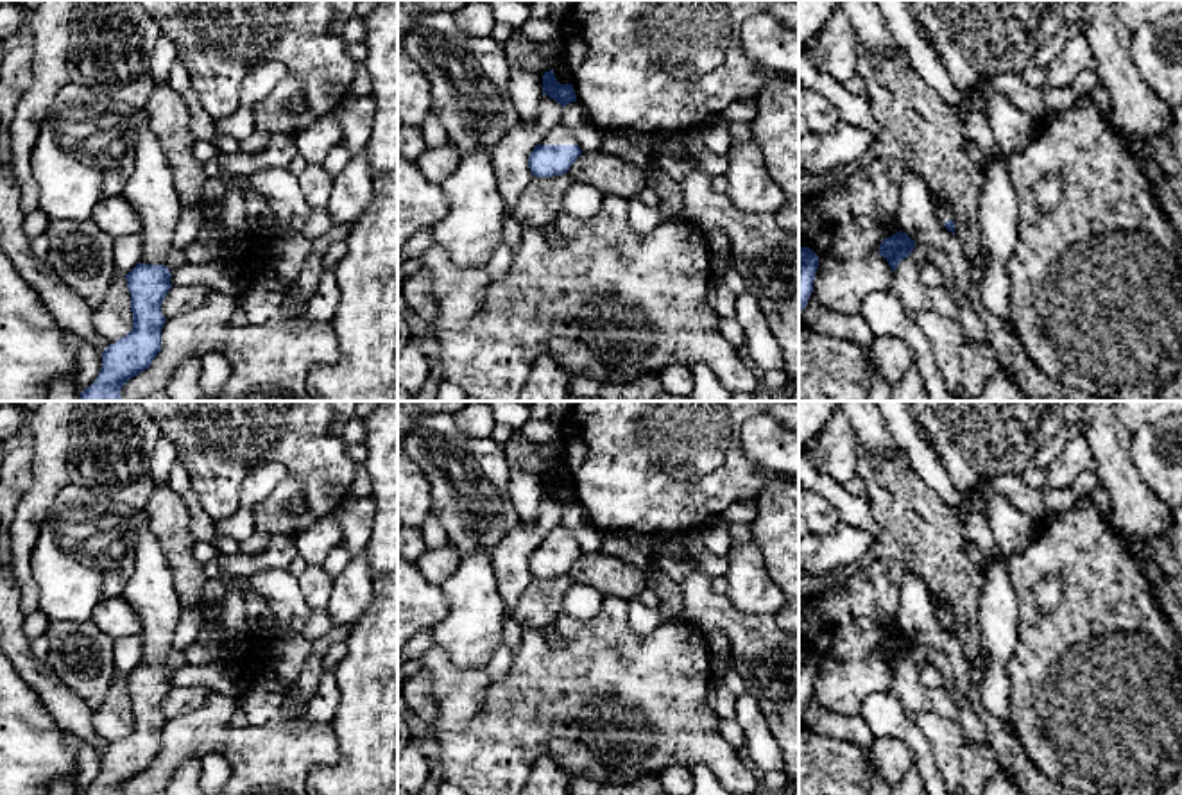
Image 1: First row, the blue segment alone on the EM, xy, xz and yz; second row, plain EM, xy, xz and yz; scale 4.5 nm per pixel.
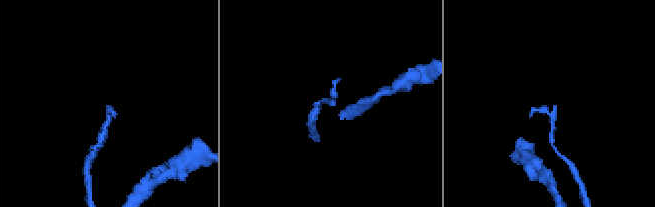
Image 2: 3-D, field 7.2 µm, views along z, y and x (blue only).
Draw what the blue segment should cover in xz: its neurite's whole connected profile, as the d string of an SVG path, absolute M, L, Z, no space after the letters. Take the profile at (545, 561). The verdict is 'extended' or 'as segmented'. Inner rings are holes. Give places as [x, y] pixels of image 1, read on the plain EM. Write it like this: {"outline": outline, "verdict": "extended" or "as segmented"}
{"outline": "M562 525L552 528L528 557L532 577L562 577L582 555L575 535Z", "verdict": "extended"}

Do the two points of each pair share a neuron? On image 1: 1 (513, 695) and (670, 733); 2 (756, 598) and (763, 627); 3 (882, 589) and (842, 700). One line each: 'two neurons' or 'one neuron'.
1: one neuron
2: two neurons
3: one neuron

